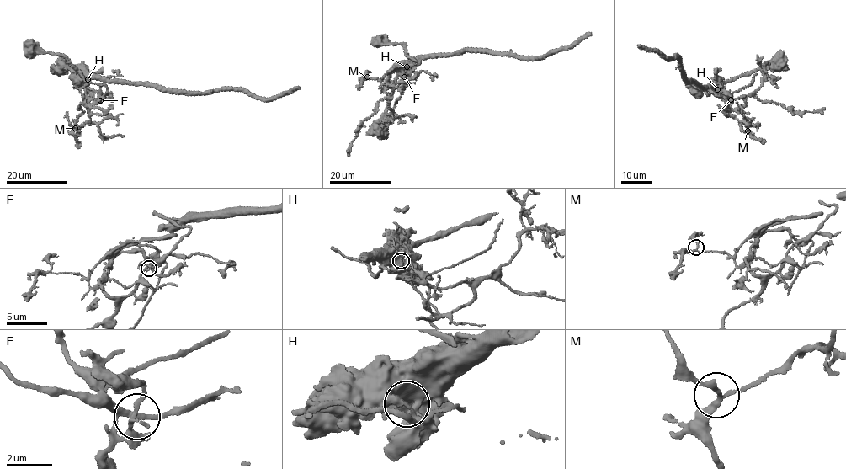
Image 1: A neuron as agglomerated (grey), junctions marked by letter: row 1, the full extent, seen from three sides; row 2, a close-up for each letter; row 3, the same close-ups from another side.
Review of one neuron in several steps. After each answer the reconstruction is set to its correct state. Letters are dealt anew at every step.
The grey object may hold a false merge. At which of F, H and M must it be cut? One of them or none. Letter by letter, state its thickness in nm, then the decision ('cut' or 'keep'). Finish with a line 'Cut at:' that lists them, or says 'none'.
F: 180 nm thick; keep
H: 180 nm thick; cut
M: 180 nm thick; keep
Cut at: H

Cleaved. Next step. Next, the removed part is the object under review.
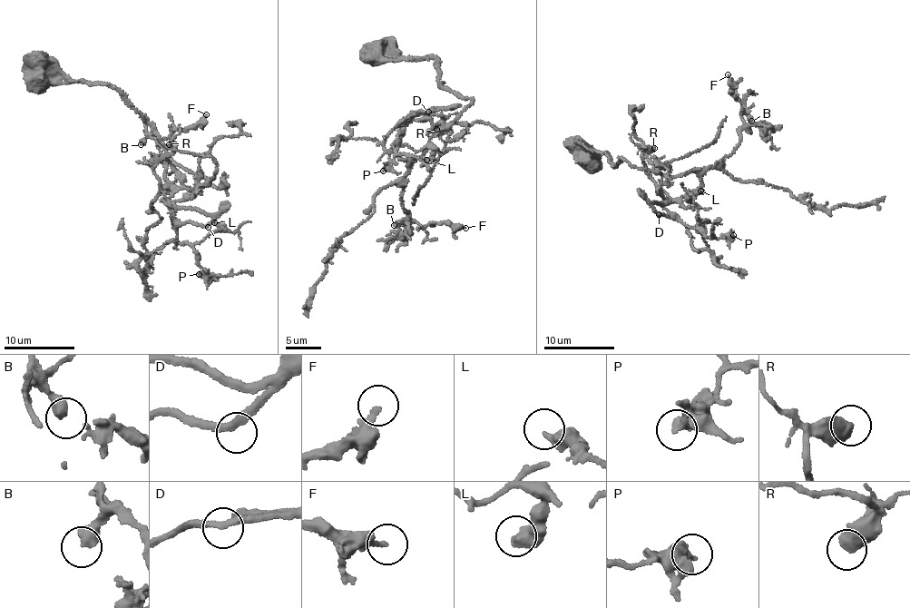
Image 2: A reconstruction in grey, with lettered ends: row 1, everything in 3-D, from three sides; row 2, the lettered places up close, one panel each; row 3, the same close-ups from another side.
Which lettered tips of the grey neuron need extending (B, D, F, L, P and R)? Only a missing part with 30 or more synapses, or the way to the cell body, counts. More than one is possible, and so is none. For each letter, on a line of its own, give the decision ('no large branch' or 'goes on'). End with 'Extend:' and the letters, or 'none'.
B: no large branch
D: no large branch
F: no large branch
L: no large branch
P: no large branch
R: no large branch
Extend: none

